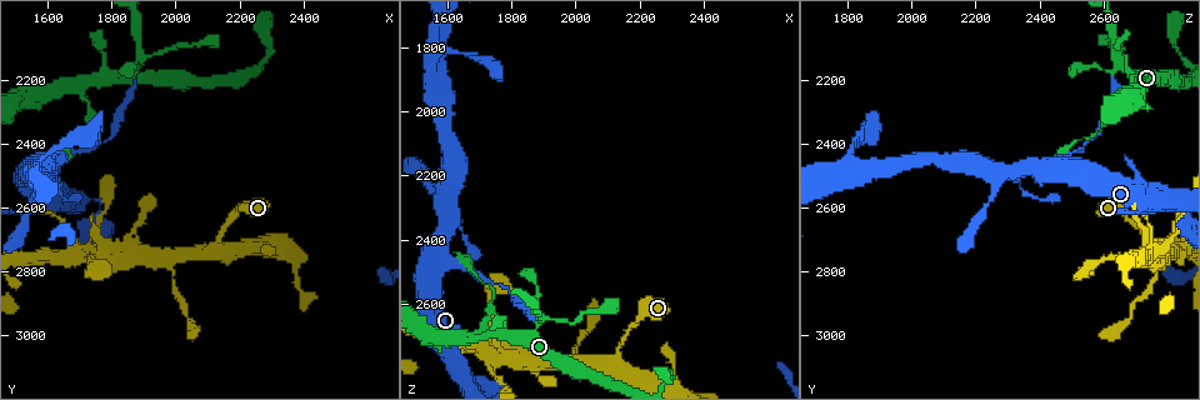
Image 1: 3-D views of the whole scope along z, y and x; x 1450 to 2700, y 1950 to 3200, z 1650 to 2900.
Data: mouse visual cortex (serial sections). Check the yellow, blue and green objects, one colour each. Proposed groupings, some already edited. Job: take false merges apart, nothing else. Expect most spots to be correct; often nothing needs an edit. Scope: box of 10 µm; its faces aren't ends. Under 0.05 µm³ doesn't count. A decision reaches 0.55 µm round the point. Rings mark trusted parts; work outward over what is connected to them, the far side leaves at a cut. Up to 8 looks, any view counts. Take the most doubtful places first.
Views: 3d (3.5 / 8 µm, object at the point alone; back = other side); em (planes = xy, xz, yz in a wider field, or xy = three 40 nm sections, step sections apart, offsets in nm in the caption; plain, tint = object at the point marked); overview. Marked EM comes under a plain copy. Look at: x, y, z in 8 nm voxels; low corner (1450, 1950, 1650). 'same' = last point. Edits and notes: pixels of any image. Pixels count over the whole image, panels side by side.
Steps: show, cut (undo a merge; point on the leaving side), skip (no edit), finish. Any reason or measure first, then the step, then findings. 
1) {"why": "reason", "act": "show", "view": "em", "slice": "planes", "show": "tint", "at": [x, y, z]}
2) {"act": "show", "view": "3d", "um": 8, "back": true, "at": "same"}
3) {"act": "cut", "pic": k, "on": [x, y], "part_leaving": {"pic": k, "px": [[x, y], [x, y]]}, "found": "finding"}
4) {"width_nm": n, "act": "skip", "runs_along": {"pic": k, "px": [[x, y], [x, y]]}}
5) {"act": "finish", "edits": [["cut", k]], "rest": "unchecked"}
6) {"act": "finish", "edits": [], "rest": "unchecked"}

{"why": "thick turns thin", "act": "show", "view": "3d", "um": 3.5, "at": [1720, 2220, 2700]}

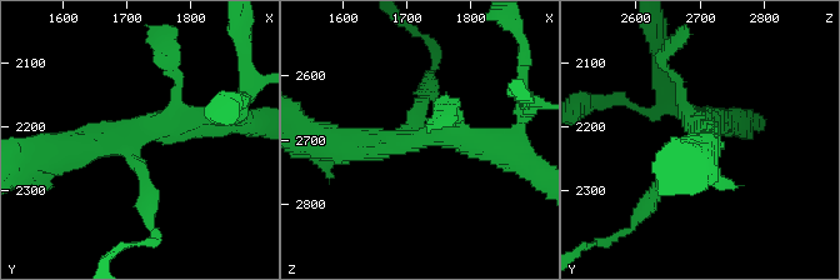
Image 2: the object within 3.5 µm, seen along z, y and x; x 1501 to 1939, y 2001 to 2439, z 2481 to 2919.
{"act": "show", "view": "em", "slice": "xy", "step": 2, "show": "tint", "at": [1715, 2210, 2700]}

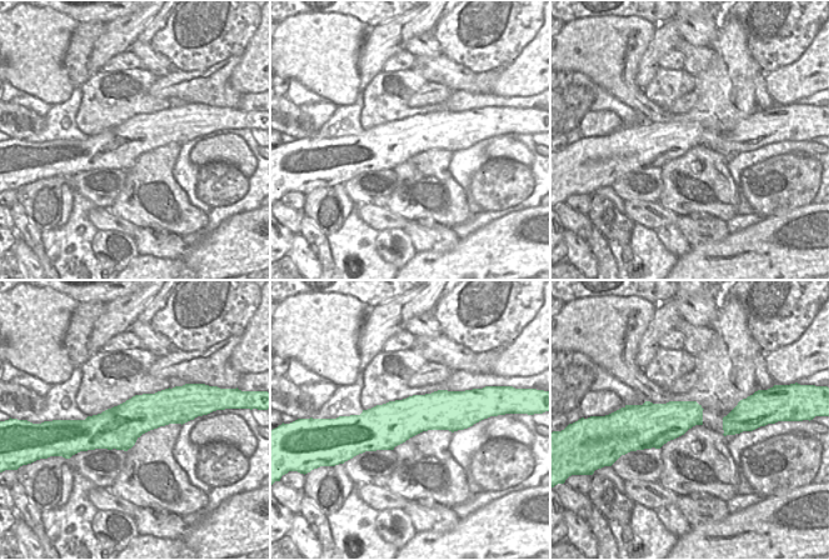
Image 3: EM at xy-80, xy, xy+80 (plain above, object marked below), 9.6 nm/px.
{"act": "skip", "runs_along": {"pic": 3, "px": [[184, 416], [76, 424]]}, "found": "all the same cell"}

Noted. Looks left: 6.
{"why": "thick turns thin", "act": "show", "view": "3d", "um": 3.5, "at": [1660, 2440, 2500]}

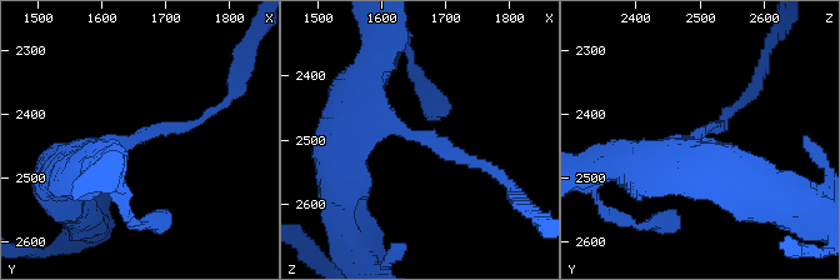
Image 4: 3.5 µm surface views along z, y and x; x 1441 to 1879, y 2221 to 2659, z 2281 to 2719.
{"arm_widths_nm": [150, 400], "why": "need the tissue", "act": "show", "view": "em", "slice": "xy", "step": 1, "show": "tint", "at": [1655, 2445, 2490]}

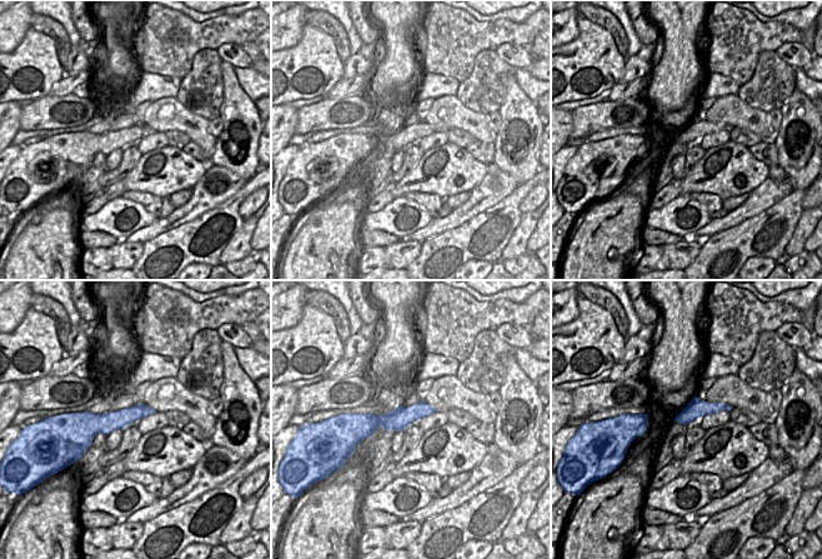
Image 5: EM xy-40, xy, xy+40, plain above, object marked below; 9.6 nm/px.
{"act": "skip", "found": "one cell here"}

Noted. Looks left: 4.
{"why": "four-way junction", "act": "show", "view": "3d", "um": 3.5, "at": [1790, 2750, 2770]}

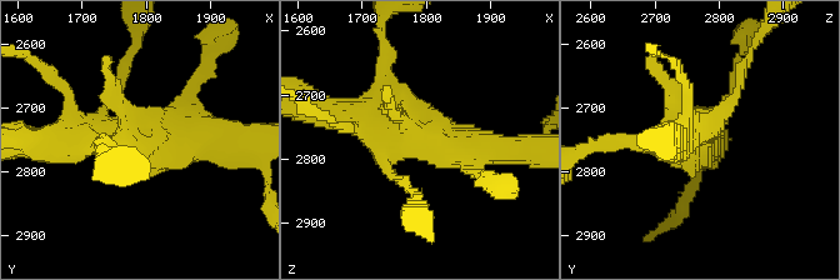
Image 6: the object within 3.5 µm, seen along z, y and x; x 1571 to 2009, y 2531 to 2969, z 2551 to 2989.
{"why": "now the EM", "act": "show", "view": "em", "slice": "xy", "step": 2, "show": "tint", "at": [1800, 2745, 2765]}

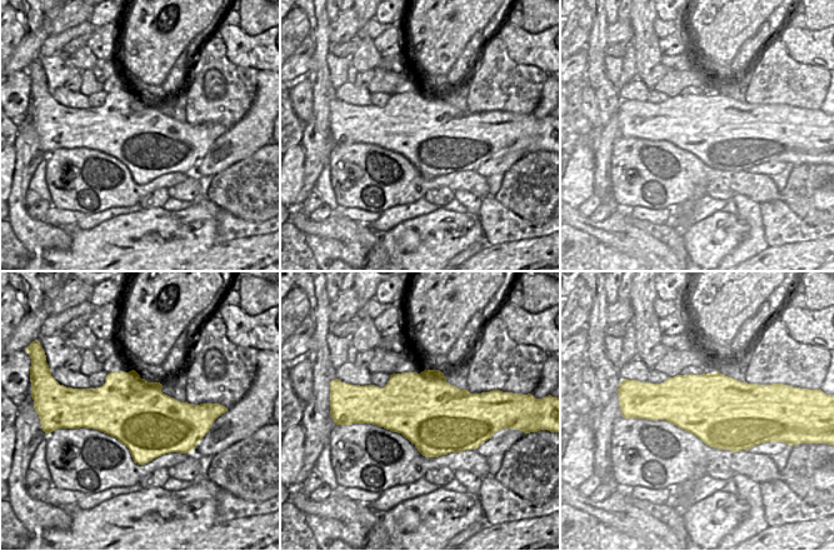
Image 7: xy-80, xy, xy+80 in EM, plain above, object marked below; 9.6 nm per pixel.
{"width_nm": 700, "act": "skip", "runs_along": {"pic": 6, "px": [[508, 150], [380, 135], [346, 115]]}, "found": "one cell here"}

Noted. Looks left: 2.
{"act": "finish", "edits": [], "rest": "unchecked"}

